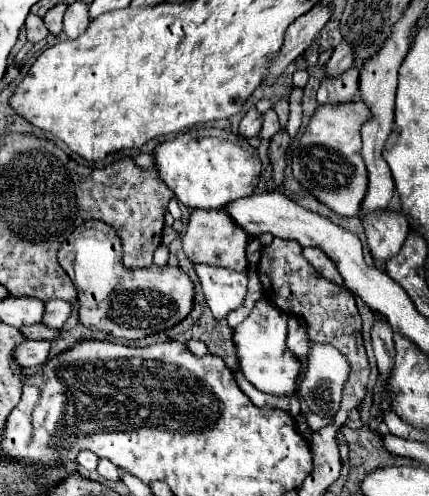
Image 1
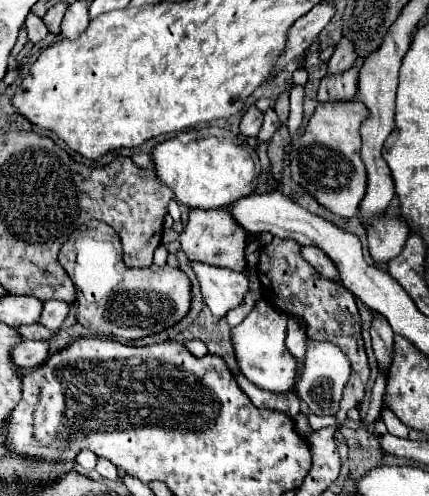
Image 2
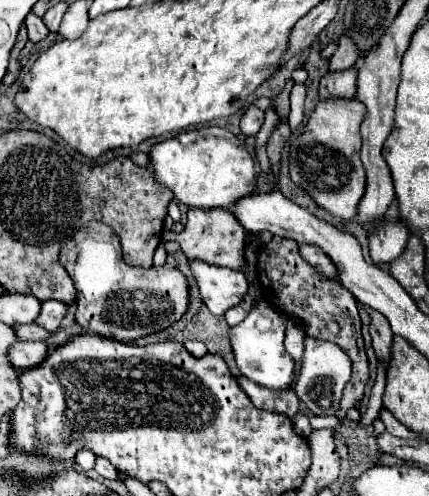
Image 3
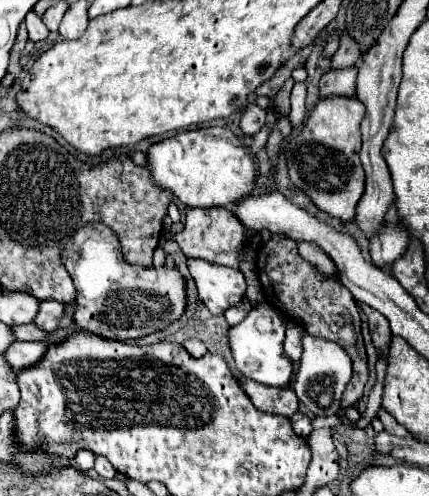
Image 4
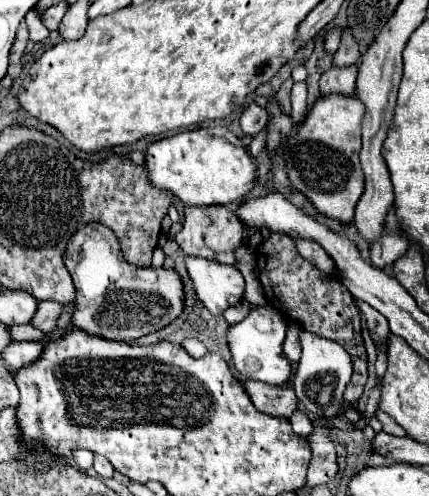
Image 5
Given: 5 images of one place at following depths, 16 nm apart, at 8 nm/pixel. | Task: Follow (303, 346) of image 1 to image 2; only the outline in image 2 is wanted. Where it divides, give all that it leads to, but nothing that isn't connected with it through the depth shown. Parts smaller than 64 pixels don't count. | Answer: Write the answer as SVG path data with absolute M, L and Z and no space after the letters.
M290 318L288 320L288 332L286 332L286 350L298 362L304 358L304 338L306 338L304 328L296 320Z

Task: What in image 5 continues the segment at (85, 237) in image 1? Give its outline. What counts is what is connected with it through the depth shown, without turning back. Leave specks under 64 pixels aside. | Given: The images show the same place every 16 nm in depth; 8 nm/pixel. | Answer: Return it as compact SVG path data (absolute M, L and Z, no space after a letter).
M98 222L86 224L72 236L64 254L64 264L76 286L72 324L86 334L104 340L132 342L168 326L182 312L182 282L176 270L152 266L136 268L128 264L114 232Z

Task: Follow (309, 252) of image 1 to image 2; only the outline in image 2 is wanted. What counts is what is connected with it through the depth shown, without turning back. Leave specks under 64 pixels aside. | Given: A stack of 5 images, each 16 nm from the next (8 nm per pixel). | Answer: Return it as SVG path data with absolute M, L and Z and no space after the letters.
M300 246L300 252L302 252L304 260L308 260L322 276L340 282L336 266L332 264L332 260L328 260L328 256L324 256L324 252L320 252L320 248L316 248L316 246Z

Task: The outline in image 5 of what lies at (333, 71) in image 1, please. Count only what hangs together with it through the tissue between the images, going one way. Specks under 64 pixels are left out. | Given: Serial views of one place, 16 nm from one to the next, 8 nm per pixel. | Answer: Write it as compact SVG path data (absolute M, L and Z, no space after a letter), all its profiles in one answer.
M348 28L342 32L342 44L334 56L334 64L336 66L350 66L356 64L360 58L360 46L356 44L356 38L352 36L352 32L348 32Z

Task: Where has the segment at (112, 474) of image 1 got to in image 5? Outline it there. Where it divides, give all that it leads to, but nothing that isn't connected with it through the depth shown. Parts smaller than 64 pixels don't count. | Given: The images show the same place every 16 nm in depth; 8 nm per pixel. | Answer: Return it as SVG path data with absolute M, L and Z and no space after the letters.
M94 454L94 470L98 472L100 478L112 478L112 474L114 474L112 464L104 456L100 456L100 454Z

